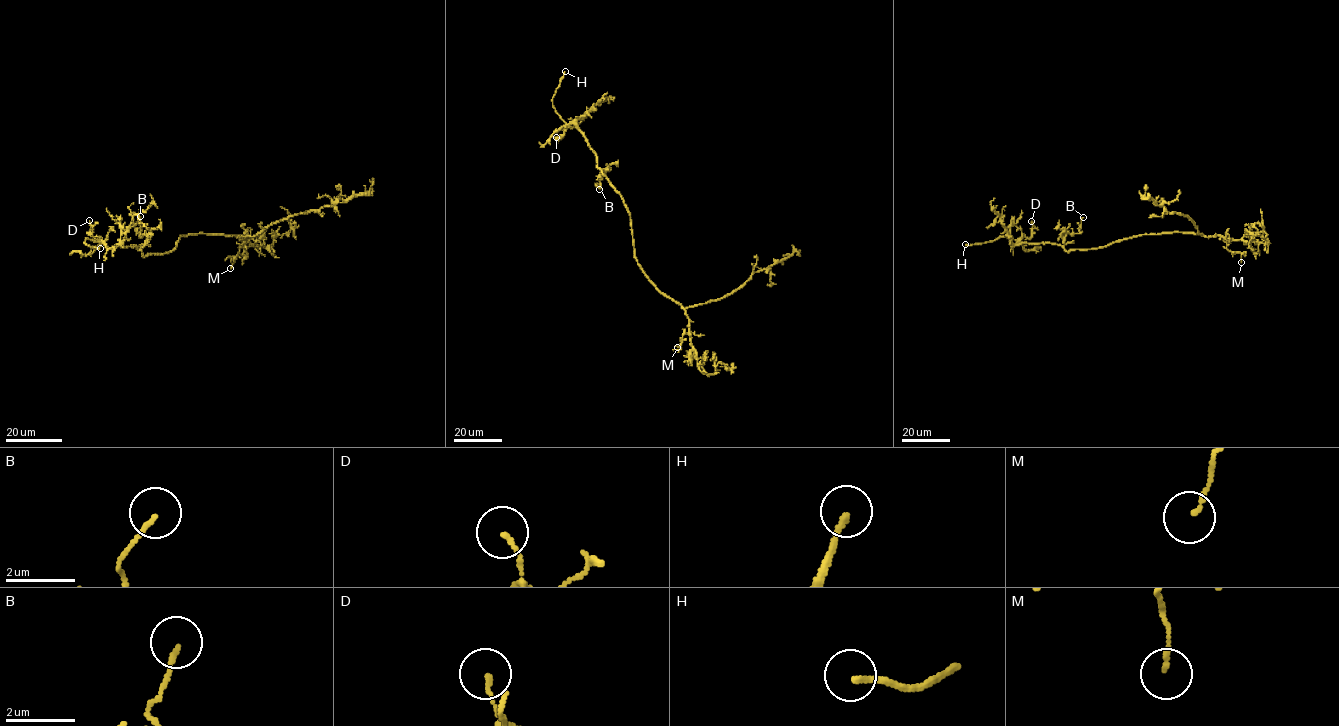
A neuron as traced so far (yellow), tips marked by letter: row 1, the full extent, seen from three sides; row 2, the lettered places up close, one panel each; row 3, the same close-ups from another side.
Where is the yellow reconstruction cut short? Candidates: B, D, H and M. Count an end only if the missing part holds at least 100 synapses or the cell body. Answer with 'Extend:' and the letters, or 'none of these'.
Extend: H

